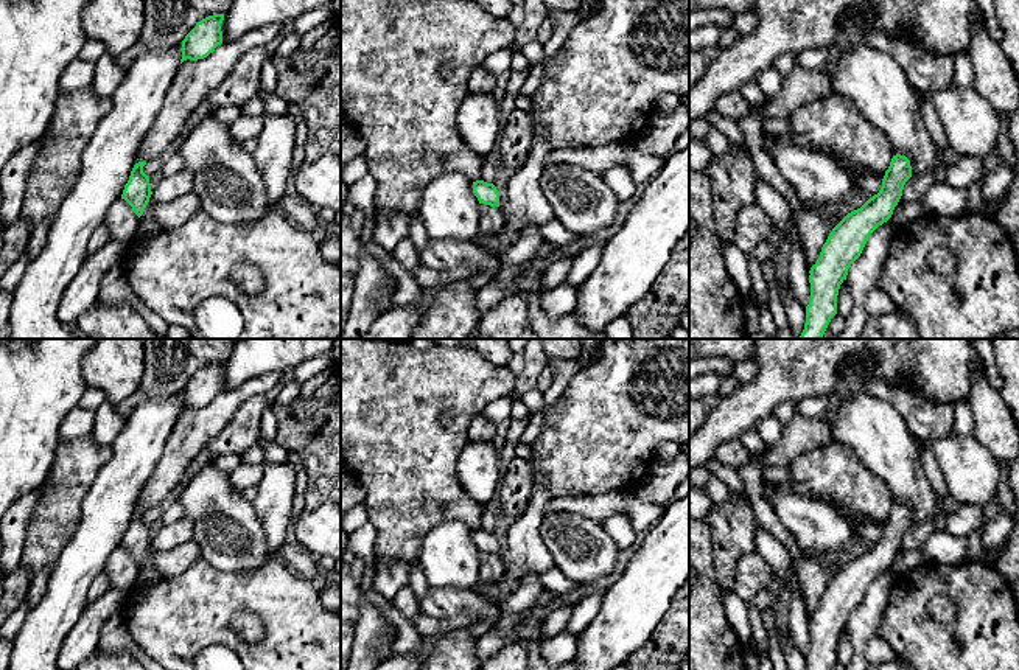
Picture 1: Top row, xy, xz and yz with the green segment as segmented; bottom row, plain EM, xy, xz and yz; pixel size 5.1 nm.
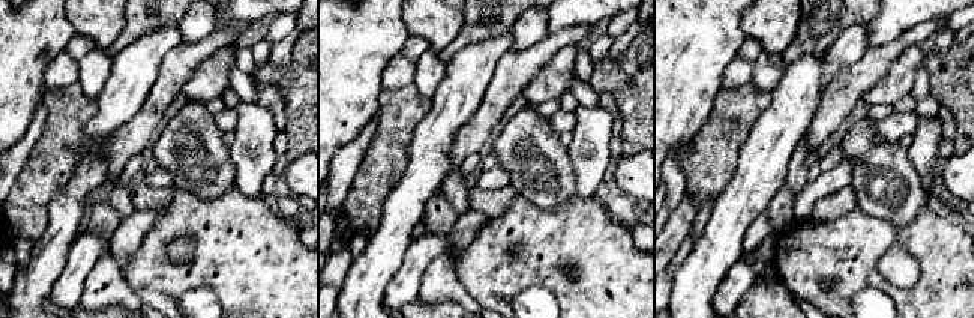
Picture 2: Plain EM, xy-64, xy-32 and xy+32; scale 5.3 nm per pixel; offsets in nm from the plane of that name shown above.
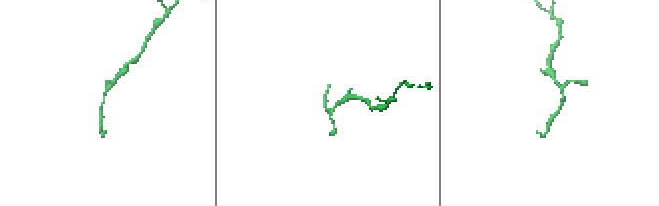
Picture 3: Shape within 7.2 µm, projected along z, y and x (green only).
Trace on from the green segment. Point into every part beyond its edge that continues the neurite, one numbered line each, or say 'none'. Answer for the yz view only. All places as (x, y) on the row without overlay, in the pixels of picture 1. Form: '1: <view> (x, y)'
none

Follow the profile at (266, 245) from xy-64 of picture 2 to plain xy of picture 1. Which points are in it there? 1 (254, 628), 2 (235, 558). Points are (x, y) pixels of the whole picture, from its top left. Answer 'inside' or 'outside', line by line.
1: outside
2: outside

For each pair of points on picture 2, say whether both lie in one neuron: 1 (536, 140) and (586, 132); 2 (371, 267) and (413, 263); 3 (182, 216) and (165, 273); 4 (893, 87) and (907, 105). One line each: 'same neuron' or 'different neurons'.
1: different neurons
2: different neurons
3: same neuron
4: different neurons

